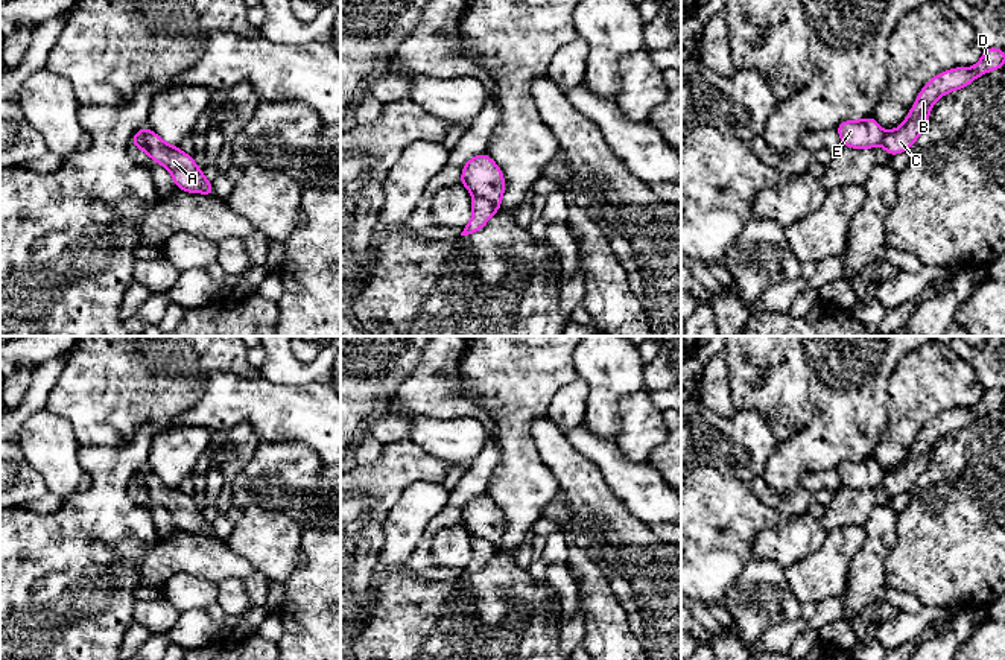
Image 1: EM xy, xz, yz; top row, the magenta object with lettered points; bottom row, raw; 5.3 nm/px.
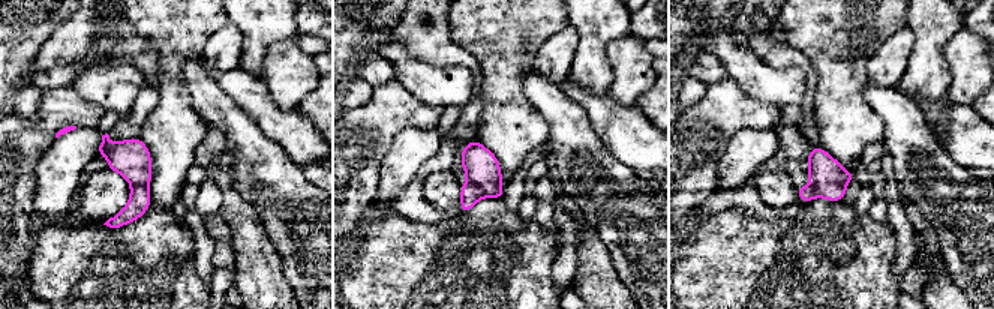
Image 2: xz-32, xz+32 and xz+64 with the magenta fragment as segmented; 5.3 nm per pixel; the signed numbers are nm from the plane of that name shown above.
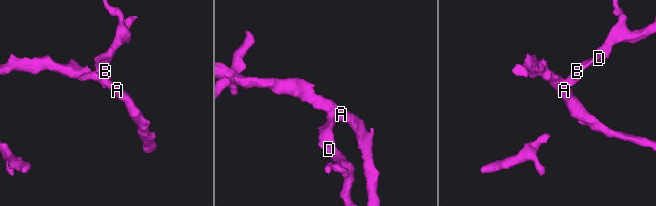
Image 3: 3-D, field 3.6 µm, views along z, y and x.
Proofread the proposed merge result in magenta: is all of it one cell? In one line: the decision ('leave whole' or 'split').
split

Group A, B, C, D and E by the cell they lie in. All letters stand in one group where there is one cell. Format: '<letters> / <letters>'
A E / B C D

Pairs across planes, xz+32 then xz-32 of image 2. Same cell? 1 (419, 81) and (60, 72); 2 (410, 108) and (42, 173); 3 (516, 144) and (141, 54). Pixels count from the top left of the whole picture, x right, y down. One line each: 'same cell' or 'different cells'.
1: different cells
2: different cells
3: different cells

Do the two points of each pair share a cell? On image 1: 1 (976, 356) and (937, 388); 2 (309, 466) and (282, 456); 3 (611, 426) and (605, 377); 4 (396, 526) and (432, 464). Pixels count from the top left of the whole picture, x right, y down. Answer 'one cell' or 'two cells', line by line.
1: two cells
2: one cell
3: one cell
4: two cells

